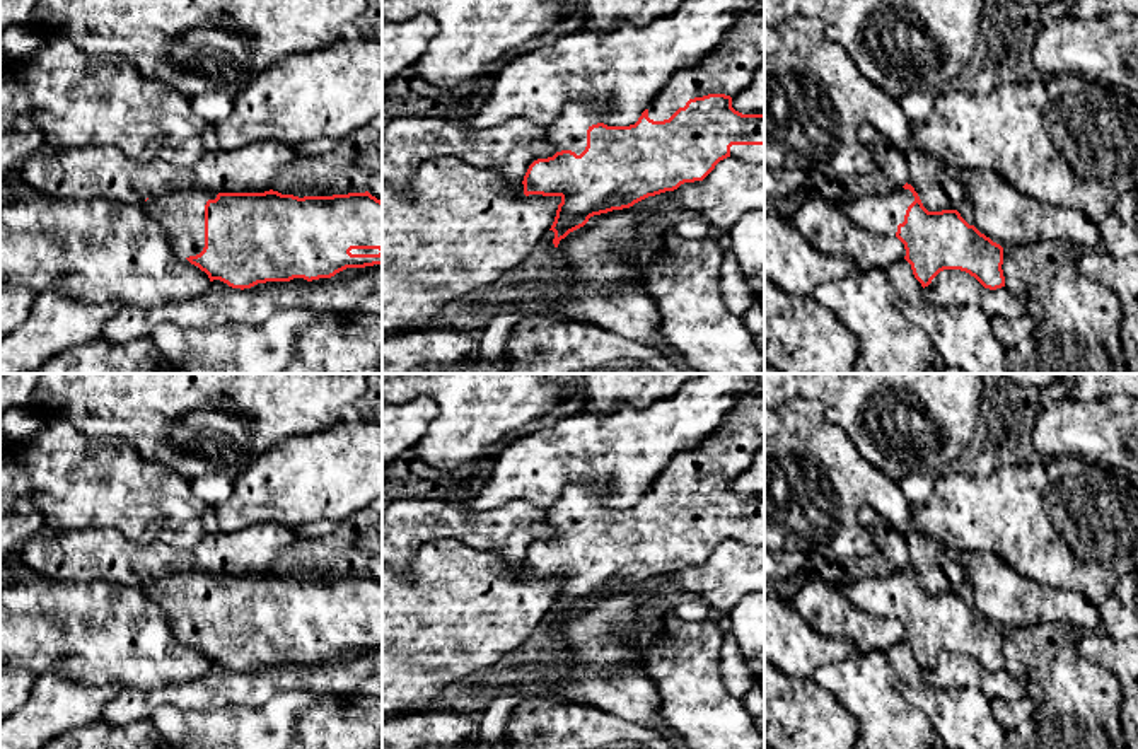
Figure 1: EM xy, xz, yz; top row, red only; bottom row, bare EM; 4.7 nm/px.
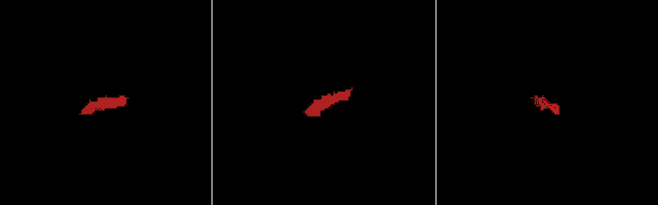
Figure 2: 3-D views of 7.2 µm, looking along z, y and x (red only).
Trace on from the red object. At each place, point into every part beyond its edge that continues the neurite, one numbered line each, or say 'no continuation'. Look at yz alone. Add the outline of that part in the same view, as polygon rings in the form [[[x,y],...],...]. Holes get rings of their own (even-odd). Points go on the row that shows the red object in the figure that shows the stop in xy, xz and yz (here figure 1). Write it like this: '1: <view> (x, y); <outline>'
1: yz (877, 214); [[[892,188],[885,195],[856,193],[839,201],[841,212],[858,227],[874,235],[896,235],[897,225],[904,222],[908,206],[914,201],[909,189]]]

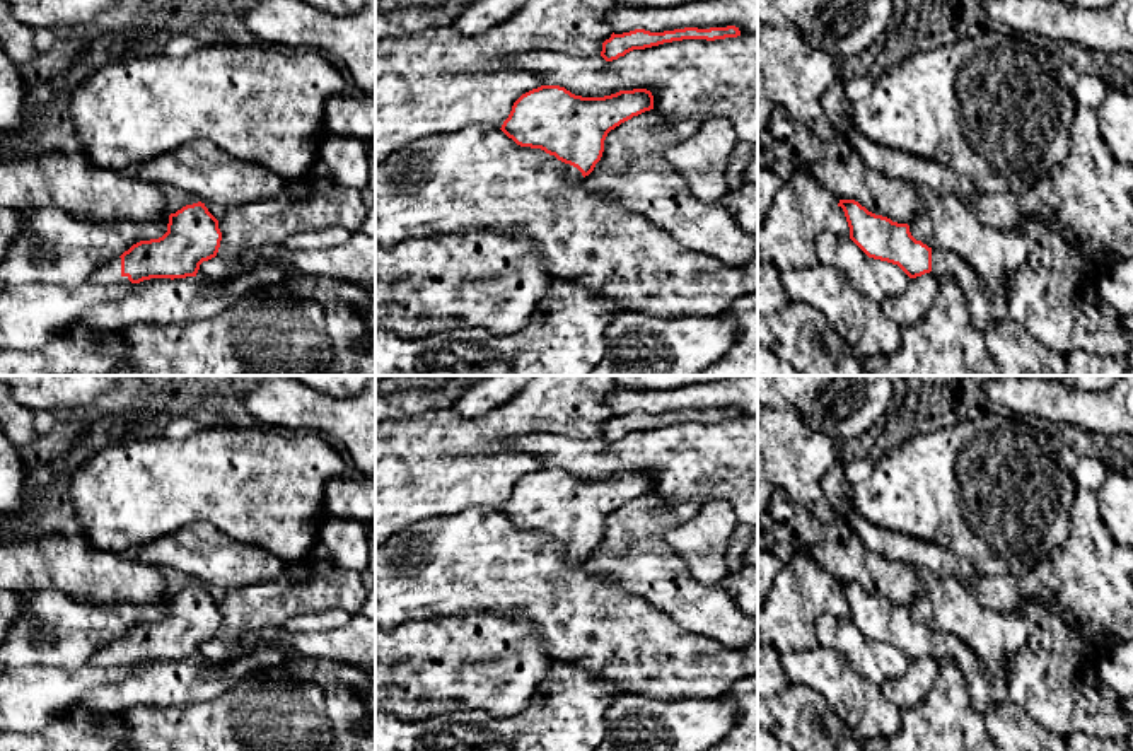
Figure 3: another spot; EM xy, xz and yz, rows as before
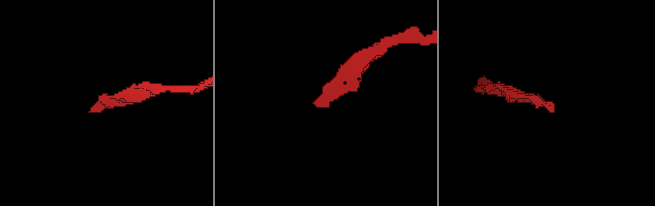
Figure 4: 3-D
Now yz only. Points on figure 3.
1: yz (1055, 296); [[[1041,217],[1024,218],[1010,230],[1031,242],[1031,254],[1008,278],[1003,300],[993,299],[962,258],[932,249],[930,273],[956,282],[973,326],[983,333],[995,323],[1022,324],[1034,340],[1063,357],[1072,352],[1128,357],[1133,335],[1099,295],[1102,266],[1082,256]]]

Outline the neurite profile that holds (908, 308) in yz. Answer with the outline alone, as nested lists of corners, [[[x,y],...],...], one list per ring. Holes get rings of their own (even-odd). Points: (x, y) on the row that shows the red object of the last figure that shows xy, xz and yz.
[[[925,273],[909,278],[908,288],[880,302],[882,311],[901,328],[915,324],[925,317],[938,294],[938,278]]]

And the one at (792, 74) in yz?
[[[758,22],[758,135],[770,128],[773,113],[785,108],[792,119],[807,126],[816,140],[833,142],[838,133],[821,104],[836,80],[836,60],[811,46],[793,26]]]

